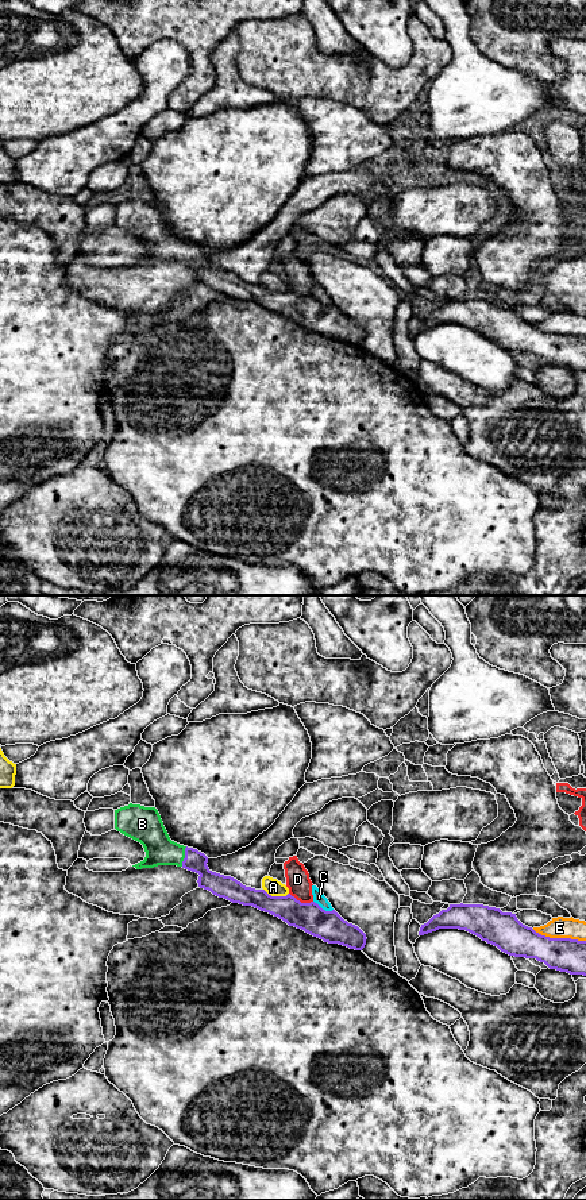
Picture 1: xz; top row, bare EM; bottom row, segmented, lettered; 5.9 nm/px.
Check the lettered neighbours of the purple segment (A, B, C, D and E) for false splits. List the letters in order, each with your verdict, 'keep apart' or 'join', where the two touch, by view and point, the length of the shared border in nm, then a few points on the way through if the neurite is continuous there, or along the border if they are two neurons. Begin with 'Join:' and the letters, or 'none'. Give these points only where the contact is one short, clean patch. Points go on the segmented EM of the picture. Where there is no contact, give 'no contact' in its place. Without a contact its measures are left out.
Join: B
A: keep apart; meets purple in xz at (276, 896); contact 160 nm long; border along xz (263, 888), (272, 895), (288, 894)
B: join; meets purple in xz at (185, 856); contact 120 nm long; runs through xz (196, 861), (185, 856), (160, 849)
C: keep apart; meets purple in xz at (322, 909); contact 130 nm long; border along xz (313, 901), (323, 909), (332, 910)
D: keep apart; meets purple in xz at (300, 902); contact 160 nm long; border along xz (289, 892), (301, 902), (312, 902)
E: keep apart; meets purple in xz at (559, 938); contact 320 nm long

